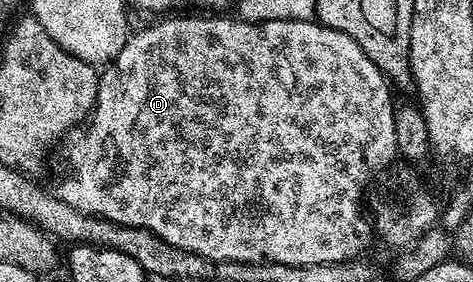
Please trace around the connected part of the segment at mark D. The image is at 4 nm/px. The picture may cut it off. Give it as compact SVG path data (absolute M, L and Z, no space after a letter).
M163 16L163 17L160 17L160 18L163 18L163 19L161 19L161 20L160 20L160 22L155 22L155 23L153 23L153 24L152 24L152 26L147 26L147 27L145 27L145 28L144 28L144 30L139 30L139 31L137 31L137 29L136 29L136 30L135 30L135 31L134 31L134 33L132 33L132 34L131 34L131 35L130 35L130 38L129 38L129 39L128 39L128 41L127 41L127 43L126 43L126 44L125 44L125 46L124 46L124 47L123 47L123 48L122 48L122 49L121 49L121 52L120 52L120 54L119 54L119 55L117 55L117 56L116 56L116 58L115 58L115 59L113 59L113 60L112 60L112 61L111 61L111 62L110 62L110 63L109 63L109 65L108 65L108 66L107 66L107 67L106 67L106 69L104 69L104 70L103 70L103 71L102 71L102 73L100 73L100 75L99 75L99 87L98 87L98 88L97 88L97 100L96 100L96 101L95 101L95 106L94 106L94 107L93 107L93 109L91 109L91 113L90 113L90 115L89 115L89 117L88 117L88 119L87 119L87 121L86 121L86 123L85 123L85 125L84 125L84 126L83 126L83 127L82 127L82 128L79 128L79 129L76 129L76 130L75 130L75 131L74 131L74 133L72 133L72 134L71 134L71 135L70 135L70 137L68 137L68 138L67 138L67 139L66 139L66 142L67 142L67 141L68 141L68 142L67 142L67 175L65 175L65 176L64 176L64 178L63 178L63 179L61 179L61 180L60 180L60 182L59 182L59 190L58 190L58 189L57 189L57 196L58 196L58 198L59 198L59 199L60 199L60 200L62 200L62 201L63 201L63 202L64 202L64 203L65 203L65 204L69 204L69 208L75 208L75 209L77 209L77 210L80 210L80 211L81 211L81 212L85 212L85 213L86 213L86 214L92 214L92 215L93 215L93 216L97 216L97 217L98 217L98 218L104 218L104 219L105 219L105 220L111 220L111 221L113 221L113 222L116 222L116 223L117 223L117 224L123 224L123 225L125 225L125 226L132 226L132 227L133 227L133 228L143 228L143 229L145 229L145 230L148 230L148 231L149 231L149 232L151 232L151 233L152 233L152 234L153 234L153 236L157 236L157 237L158 237L158 238L160 238L160 239L161 239L161 240L163 240L163 241L164 241L164 242L165 242L165 244L171 244L171 245L172 245L172 246L173 246L173 248L181 248L181 249L182 249L182 250L184 250L184 251L185 251L185 252L193 252L193 253L194 253L194 254L196 254L196 255L197 255L197 256L201 256L201 257L202 257L202 258L207 258L207 259L209 259L209 261L210 261L210 262L254 262L254 263L256 263L256 264L258 264L258 263L260 263L260 262L276 262L276 263L277 263L277 264L287 264L287 265L289 265L289 266L304 266L304 265L305 265L305 264L329 264L329 263L330 263L330 262L346 262L346 261L348 261L348 260L355 260L355 259L358 259L358 258L359 258L359 257L360 257L360 255L362 255L362 254L359 254L359 253L361 253L361 252L362 252L362 250L363 250L363 249L365 249L365 248L366 248L366 246L367 246L367 241L369 241L369 240L370 240L370 238L373 238L373 226L372 226L372 223L371 223L371 222L370 222L370 221L368 221L368 219L367 219L367 222L366 222L366 220L365 220L365 219L363 219L363 210L364 210L364 214L365 214L365 198L364 198L364 202L363 202L363 189L365 189L365 188L366 188L366 186L367 186L367 181L369 181L369 180L370 180L370 178L371 178L371 174L375 174L375 173L377 173L377 172L378 172L378 170L383 170L383 169L385 169L385 168L386 168L386 166L387 166L387 165L389 165L389 164L390 164L390 162L391 162L391 161L393 161L393 160L394 160L394 161L396 161L396 158L397 158L397 151L396 151L396 148L395 148L395 102L394 102L394 101L393 101L393 97L392 97L392 98L391 98L391 93L393 93L393 90L392 90L392 87L391 87L391 86L390 86L390 85L389 85L389 83L388 83L388 81L387 81L387 79L386 79L386 78L385 78L385 77L384 77L384 74L383 74L383 73L382 73L382 71L380 71L380 70L379 70L379 69L378 69L378 68L377 68L377 67L375 67L375 66L374 66L374 63L373 63L373 61L372 61L372 60L369 60L369 57L367 57L367 56L365 56L365 52L363 52L363 51L362 51L362 50L361 50L361 48L359 48L359 47L358 47L358 45L357 45L357 44L356 44L356 43L355 43L355 42L354 42L354 40L353 40L353 39L351 39L351 38L350 38L350 37L349 37L349 36L347 36L347 35L346 35L346 34L345 34L345 32L341 32L341 31L335 31L335 30L334 30L334 29L333 29L333 28L329 28L329 27L325 27L325 26L322 26L322 25L320 25L320 24L319 24L319 22L317 22L317 21L315 21L315 20L312 20L312 21L310 21L310 22L302 22L302 21L301 21L301 20L269 20L269 21L268 21L268 22L242 22L242 20L240 20L240 19L239 19L239 17L238 17L238 16L230 16L230 17L231 17L231 18L167 18L167 17L171 17L171 16Z

